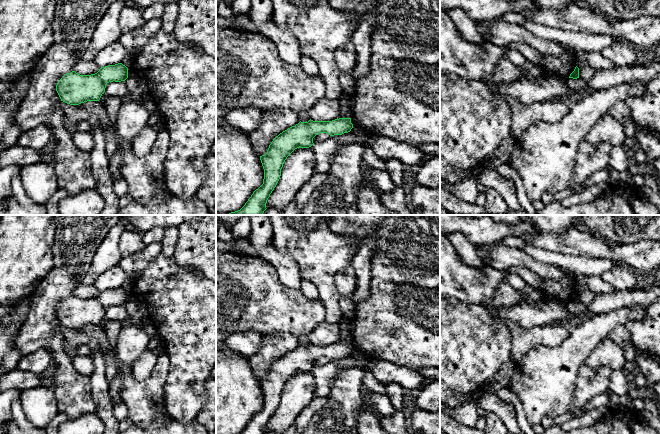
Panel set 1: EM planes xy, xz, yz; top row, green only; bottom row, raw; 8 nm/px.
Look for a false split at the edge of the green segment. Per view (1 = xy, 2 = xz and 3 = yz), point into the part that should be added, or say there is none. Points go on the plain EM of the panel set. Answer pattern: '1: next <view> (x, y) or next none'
1: next none
2: next none
3: next none

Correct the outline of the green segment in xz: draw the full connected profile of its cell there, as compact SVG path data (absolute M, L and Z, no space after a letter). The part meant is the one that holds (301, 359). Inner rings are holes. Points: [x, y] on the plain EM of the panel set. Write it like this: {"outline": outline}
{"outline": "M337 342L332 345L299 346L276 360L265 379L260 380L264 393L263 408L256 413L240 434L266 434L266 427L276 411L281 393L287 381L297 372L309 372L319 357L330 360L348 357L353 352L351 342Z"}

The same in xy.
{"outline": "M122 287L102 291L91 299L72 295L58 305L56 315L61 325L79 329L87 325L99 325L109 306L121 306L127 302L128 292Z"}

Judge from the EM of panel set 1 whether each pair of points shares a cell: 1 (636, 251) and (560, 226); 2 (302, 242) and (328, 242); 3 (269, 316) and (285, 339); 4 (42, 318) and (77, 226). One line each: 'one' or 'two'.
1: two
2: one
3: two
4: one

